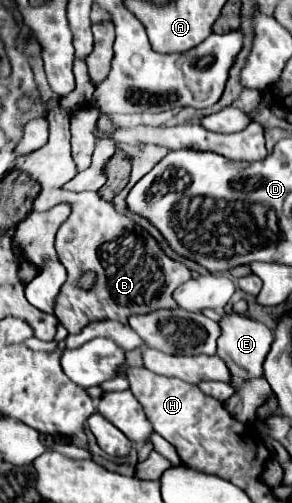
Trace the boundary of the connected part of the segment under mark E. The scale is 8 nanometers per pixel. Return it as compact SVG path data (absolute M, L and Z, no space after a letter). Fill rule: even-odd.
M229 311L221 315L221 321L219 321L219 327L221 327L221 337L219 337L219 349L217 349L217 355L221 355L231 373L241 377L241 379L253 379L253 377L261 377L263 375L263 361L271 349L271 343L273 343L273 333L267 325L263 325L261 321L255 321L247 315L241 315L237 311Z

